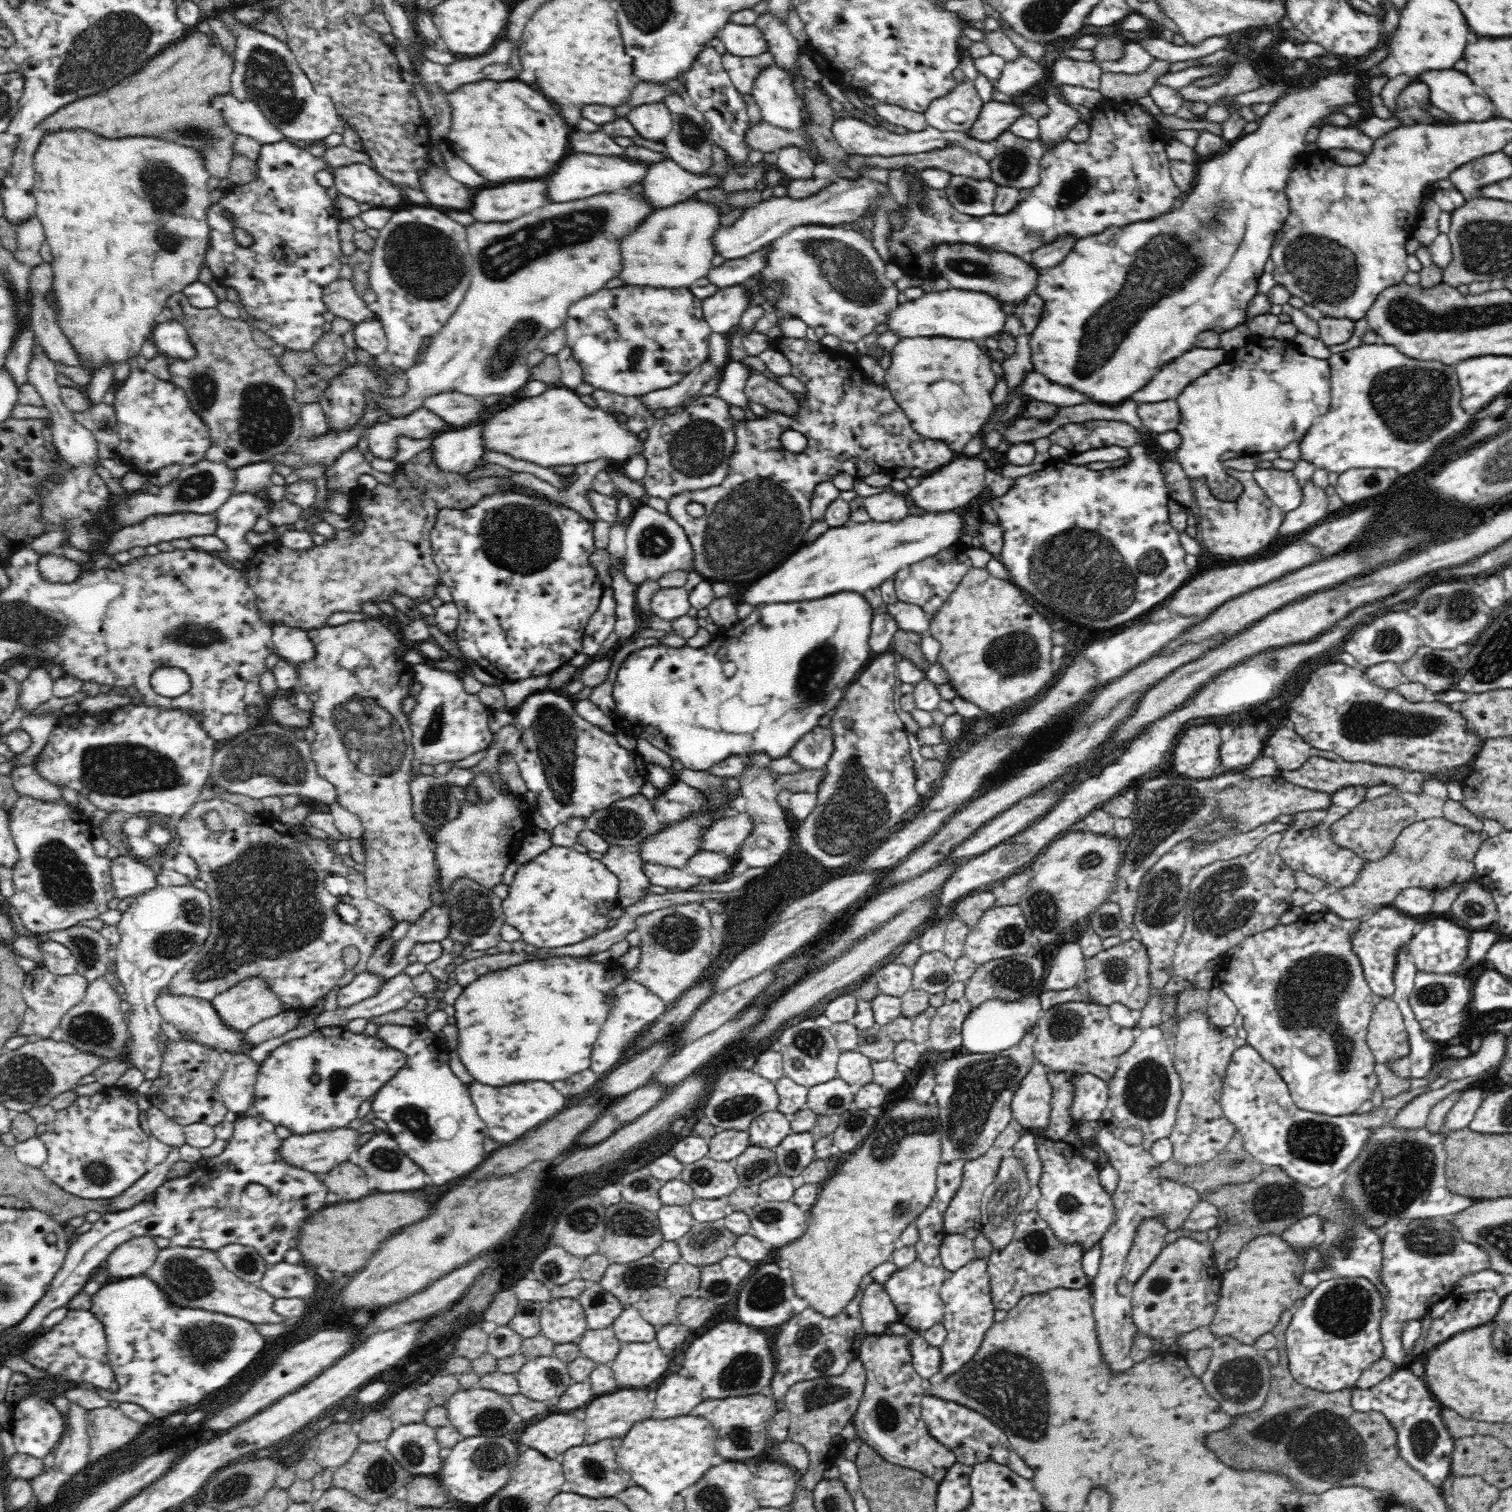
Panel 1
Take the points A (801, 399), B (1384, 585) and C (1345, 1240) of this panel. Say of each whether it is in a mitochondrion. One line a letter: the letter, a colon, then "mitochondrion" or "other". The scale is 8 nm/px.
A: other
B: other
C: mitochondrion

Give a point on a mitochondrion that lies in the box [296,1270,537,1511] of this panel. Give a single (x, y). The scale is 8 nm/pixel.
(380, 1476)

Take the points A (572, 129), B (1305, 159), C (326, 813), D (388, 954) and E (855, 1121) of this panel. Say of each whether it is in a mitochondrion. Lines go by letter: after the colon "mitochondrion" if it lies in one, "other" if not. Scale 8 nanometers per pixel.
A: other
B: other
C: other
D: mitochondrion
E: mitochondrion

